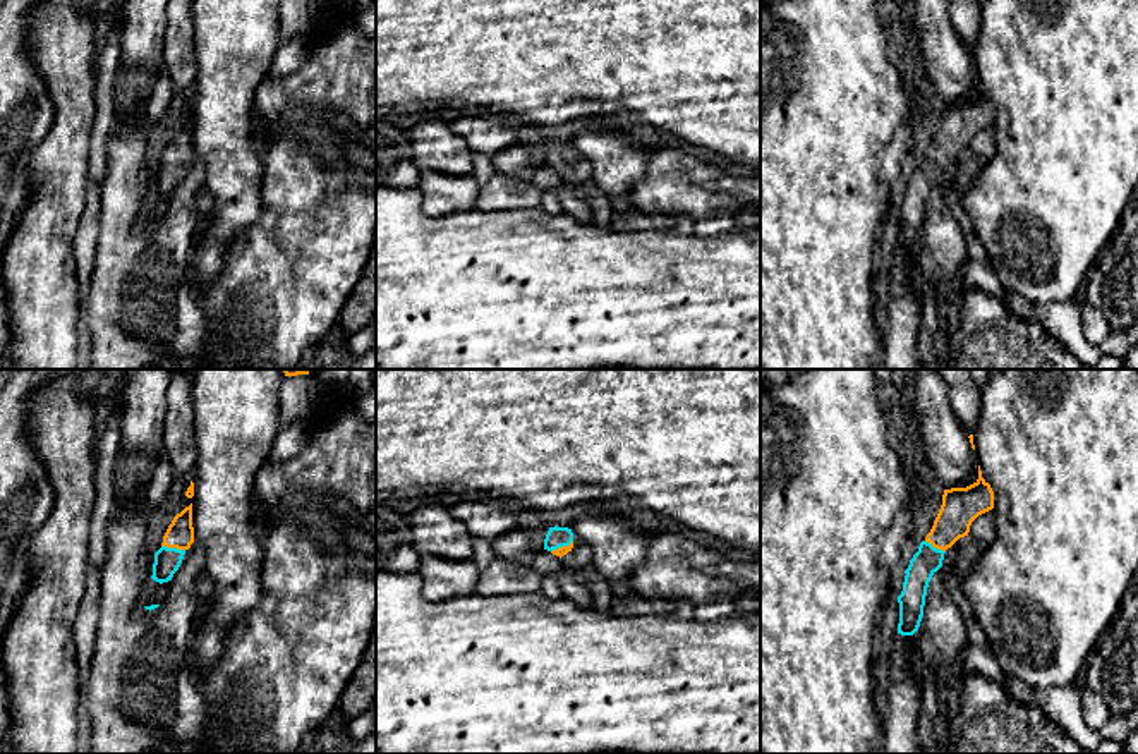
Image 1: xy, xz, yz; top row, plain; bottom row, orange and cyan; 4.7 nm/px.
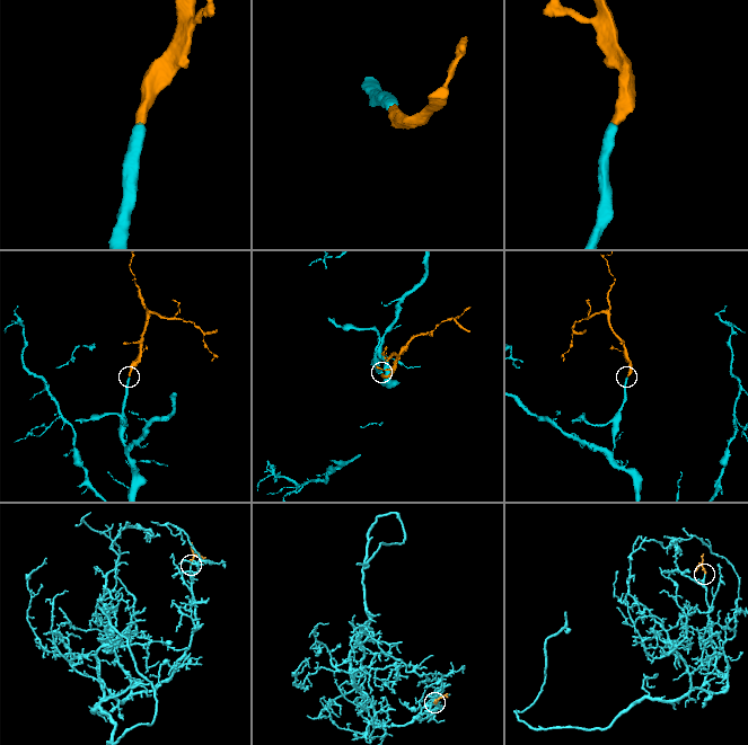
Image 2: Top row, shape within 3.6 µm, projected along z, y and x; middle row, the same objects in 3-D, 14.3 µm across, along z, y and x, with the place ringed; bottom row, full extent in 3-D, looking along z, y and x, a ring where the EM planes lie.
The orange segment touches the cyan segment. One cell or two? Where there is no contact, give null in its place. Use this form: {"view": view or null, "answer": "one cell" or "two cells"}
{"view": "xy", "answer": "one cell"}

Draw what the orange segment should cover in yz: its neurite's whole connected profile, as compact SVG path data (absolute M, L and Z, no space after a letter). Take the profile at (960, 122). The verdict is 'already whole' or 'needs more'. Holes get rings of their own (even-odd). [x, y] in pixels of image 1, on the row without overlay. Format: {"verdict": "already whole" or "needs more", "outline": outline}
{"verdict": "needs more", "outline": "M978 81L978 94L966 103L951 103L944 105L941 125L934 136L934 141L927 153L920 158L918 167L910 175L908 184L905 185L903 206L898 211L899 218L899 239L898 249L913 251L922 237L927 203L932 191L942 182L944 168L951 163L959 153L968 151L972 137L994 124L994 106L990 100L982 93Z"}

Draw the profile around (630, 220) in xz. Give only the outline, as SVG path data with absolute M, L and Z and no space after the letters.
M630 208L621 213L613 213L611 228L618 232L637 232L637 230L671 230L675 228L676 216L666 213L644 213Z

